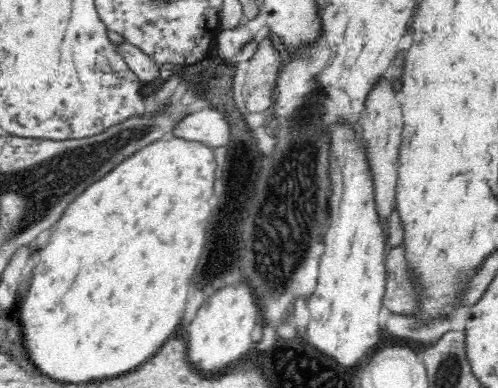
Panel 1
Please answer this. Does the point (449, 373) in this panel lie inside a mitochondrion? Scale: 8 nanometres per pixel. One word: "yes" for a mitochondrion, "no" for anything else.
yes

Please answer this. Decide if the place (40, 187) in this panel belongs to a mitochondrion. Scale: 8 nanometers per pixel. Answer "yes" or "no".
yes

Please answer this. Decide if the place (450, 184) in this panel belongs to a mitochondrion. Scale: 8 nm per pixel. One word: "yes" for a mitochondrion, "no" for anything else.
no

